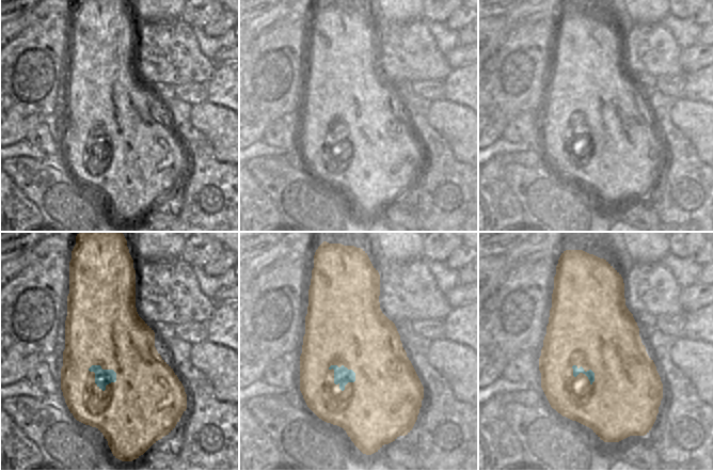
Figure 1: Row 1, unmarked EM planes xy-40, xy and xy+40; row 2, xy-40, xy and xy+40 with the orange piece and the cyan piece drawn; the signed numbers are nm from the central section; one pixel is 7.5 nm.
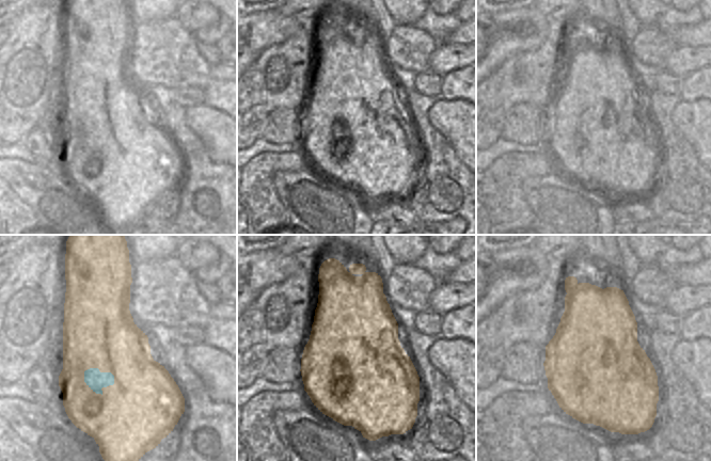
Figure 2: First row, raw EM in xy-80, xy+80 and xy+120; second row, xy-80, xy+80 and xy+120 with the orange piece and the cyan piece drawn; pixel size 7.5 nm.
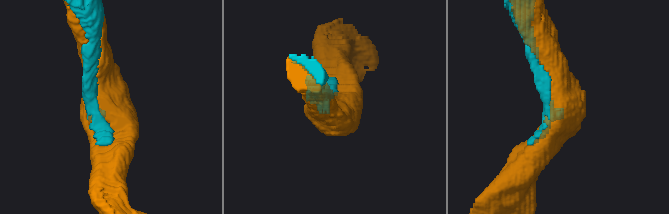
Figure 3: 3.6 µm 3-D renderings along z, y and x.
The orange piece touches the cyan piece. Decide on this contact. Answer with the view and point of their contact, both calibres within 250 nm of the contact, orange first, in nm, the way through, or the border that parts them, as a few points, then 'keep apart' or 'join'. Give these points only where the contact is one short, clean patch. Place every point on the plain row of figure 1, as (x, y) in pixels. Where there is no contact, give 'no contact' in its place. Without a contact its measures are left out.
xy (345, 127) | 500/130 nm | join

